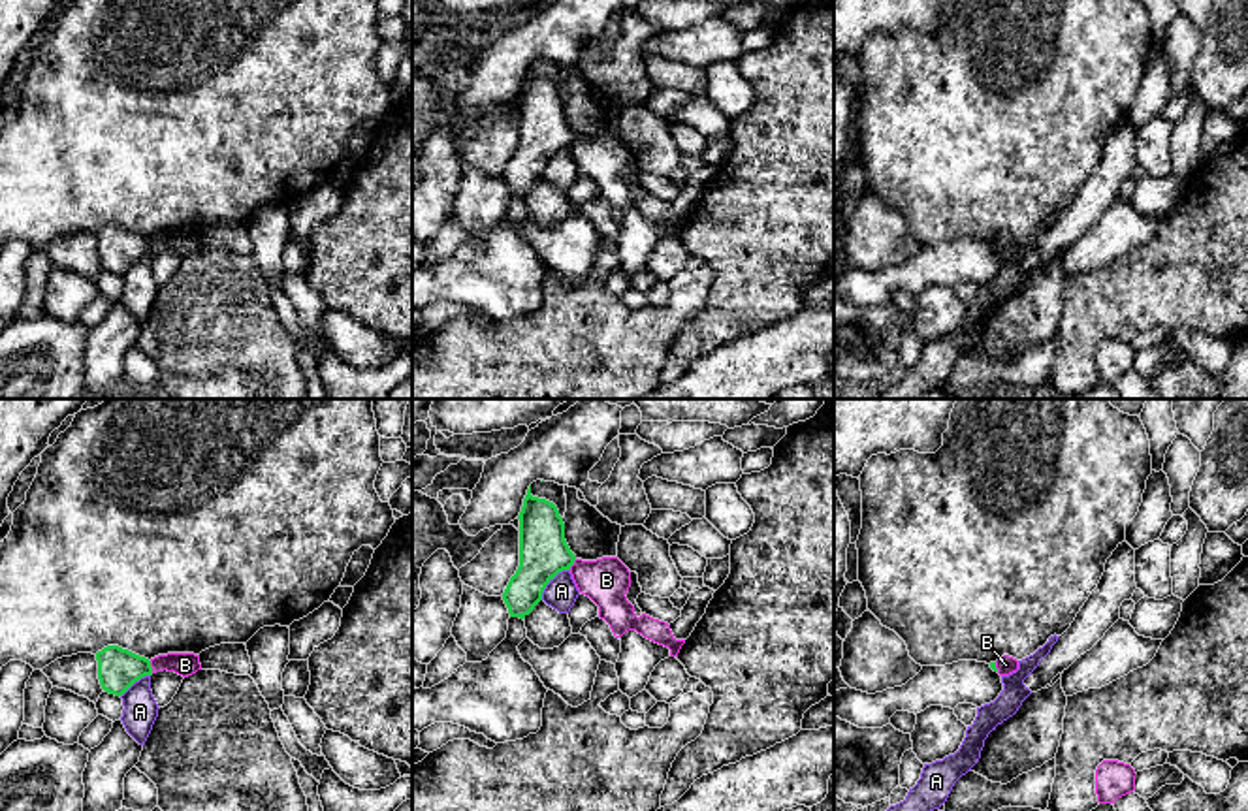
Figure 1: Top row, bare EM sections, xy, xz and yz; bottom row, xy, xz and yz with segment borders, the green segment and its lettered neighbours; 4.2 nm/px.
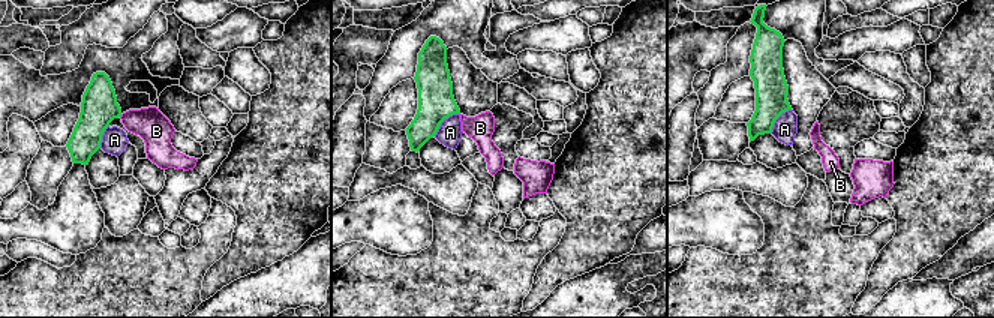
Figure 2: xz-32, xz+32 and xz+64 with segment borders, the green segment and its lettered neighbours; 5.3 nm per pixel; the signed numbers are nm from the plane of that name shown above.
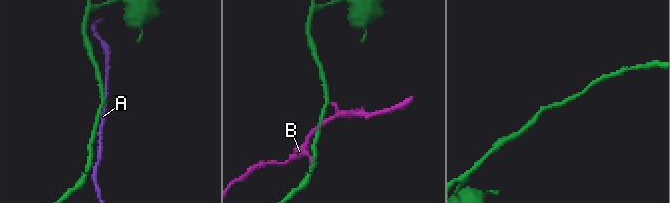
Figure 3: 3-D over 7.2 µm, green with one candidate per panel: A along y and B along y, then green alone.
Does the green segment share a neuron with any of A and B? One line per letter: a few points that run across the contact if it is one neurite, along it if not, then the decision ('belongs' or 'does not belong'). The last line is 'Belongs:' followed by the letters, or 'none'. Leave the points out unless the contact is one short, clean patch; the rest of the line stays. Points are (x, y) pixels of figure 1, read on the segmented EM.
A: does not belong
B: xy (149, 661), (153, 672) | does not belong
Belongs: none

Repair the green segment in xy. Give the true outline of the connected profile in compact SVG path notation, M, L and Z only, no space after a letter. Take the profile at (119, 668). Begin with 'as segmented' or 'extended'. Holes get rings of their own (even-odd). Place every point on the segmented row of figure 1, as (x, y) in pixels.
as segmented; M119 645L96 653L98 679L105 692L122 696L136 681L152 676L151 660Z

